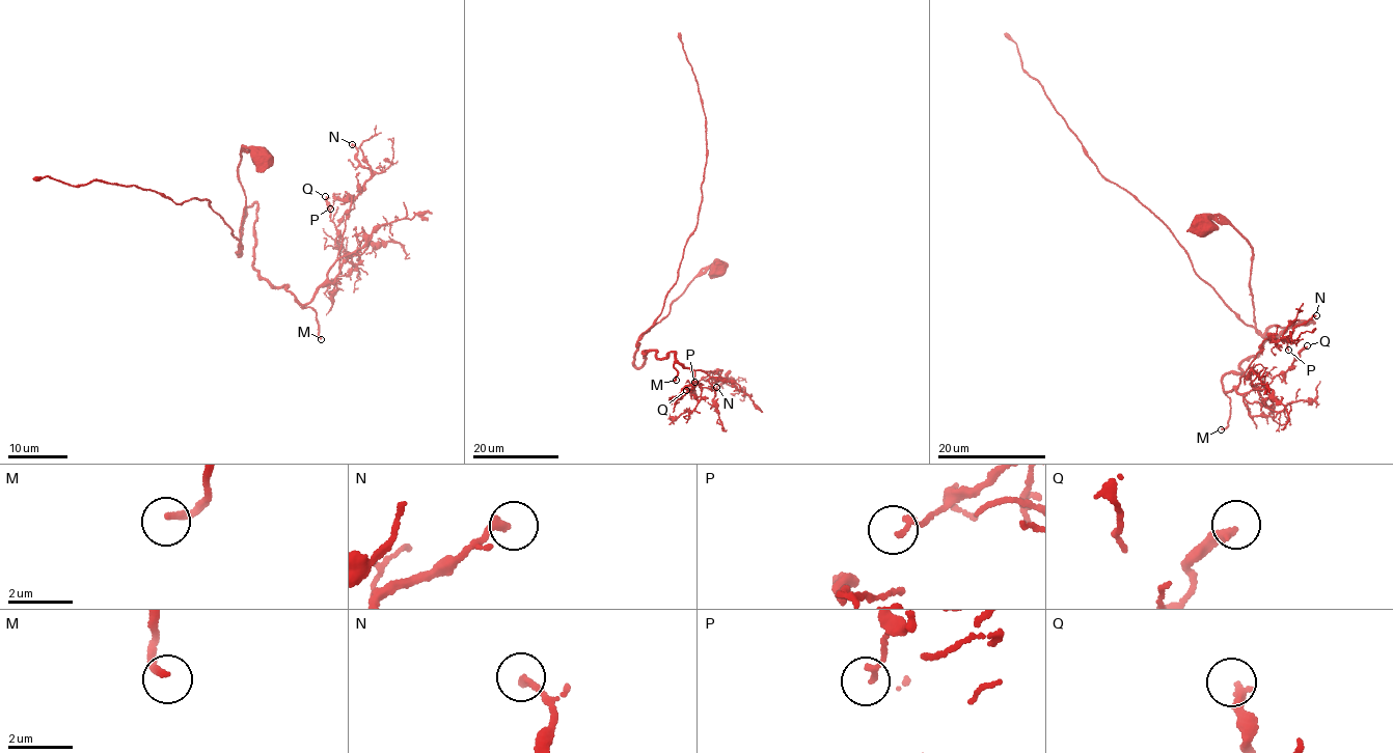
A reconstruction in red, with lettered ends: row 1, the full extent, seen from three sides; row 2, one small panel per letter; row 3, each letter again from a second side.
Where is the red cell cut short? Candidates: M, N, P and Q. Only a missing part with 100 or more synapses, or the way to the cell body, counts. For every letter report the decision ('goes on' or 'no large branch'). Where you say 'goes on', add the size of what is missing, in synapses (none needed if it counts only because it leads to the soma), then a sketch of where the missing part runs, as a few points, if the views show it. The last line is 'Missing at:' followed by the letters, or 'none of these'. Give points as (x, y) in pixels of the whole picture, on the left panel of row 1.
M: goes on; 250 synapses; course (321, 339), (333, 343), (359, 319), (378, 316), (384, 310), (365, 310), (342, 300), (337, 310), (350, 323)
N: no large branch
P: no large branch
Q: no large branch
Missing at: M

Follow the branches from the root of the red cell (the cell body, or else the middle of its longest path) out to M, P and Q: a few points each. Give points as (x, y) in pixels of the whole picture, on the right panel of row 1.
M: (1201, 224), (1231, 225), (1252, 248), (1262, 335), (1313, 322), (1223, 377), (1221, 429)
P: (1201, 224), (1252, 248), (1262, 335), (1313, 322), (1267, 340), (1224, 391), (1266, 338), (1288, 350)
Q: (1201, 224), (1252, 248), (1262, 335), (1313, 322), (1267, 340), (1224, 391), (1260, 390), (1307, 345)

